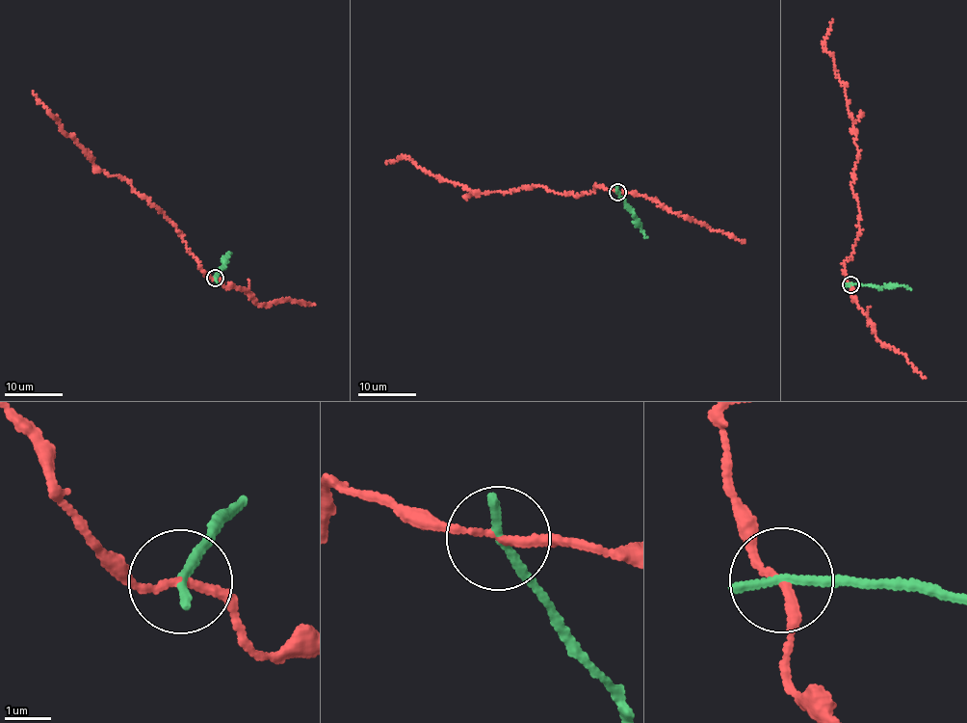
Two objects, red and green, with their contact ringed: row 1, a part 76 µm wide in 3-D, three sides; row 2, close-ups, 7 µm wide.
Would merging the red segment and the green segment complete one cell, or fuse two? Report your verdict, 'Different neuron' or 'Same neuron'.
Different neuron

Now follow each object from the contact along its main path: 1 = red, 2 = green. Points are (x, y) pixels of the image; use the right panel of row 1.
1: (851, 284), (844, 263), (859, 230), (852, 185), (859, 153), (835, 60), (825, 51), (832, 20)
2: (851, 284), (879, 287), (898, 284), (911, 288)

